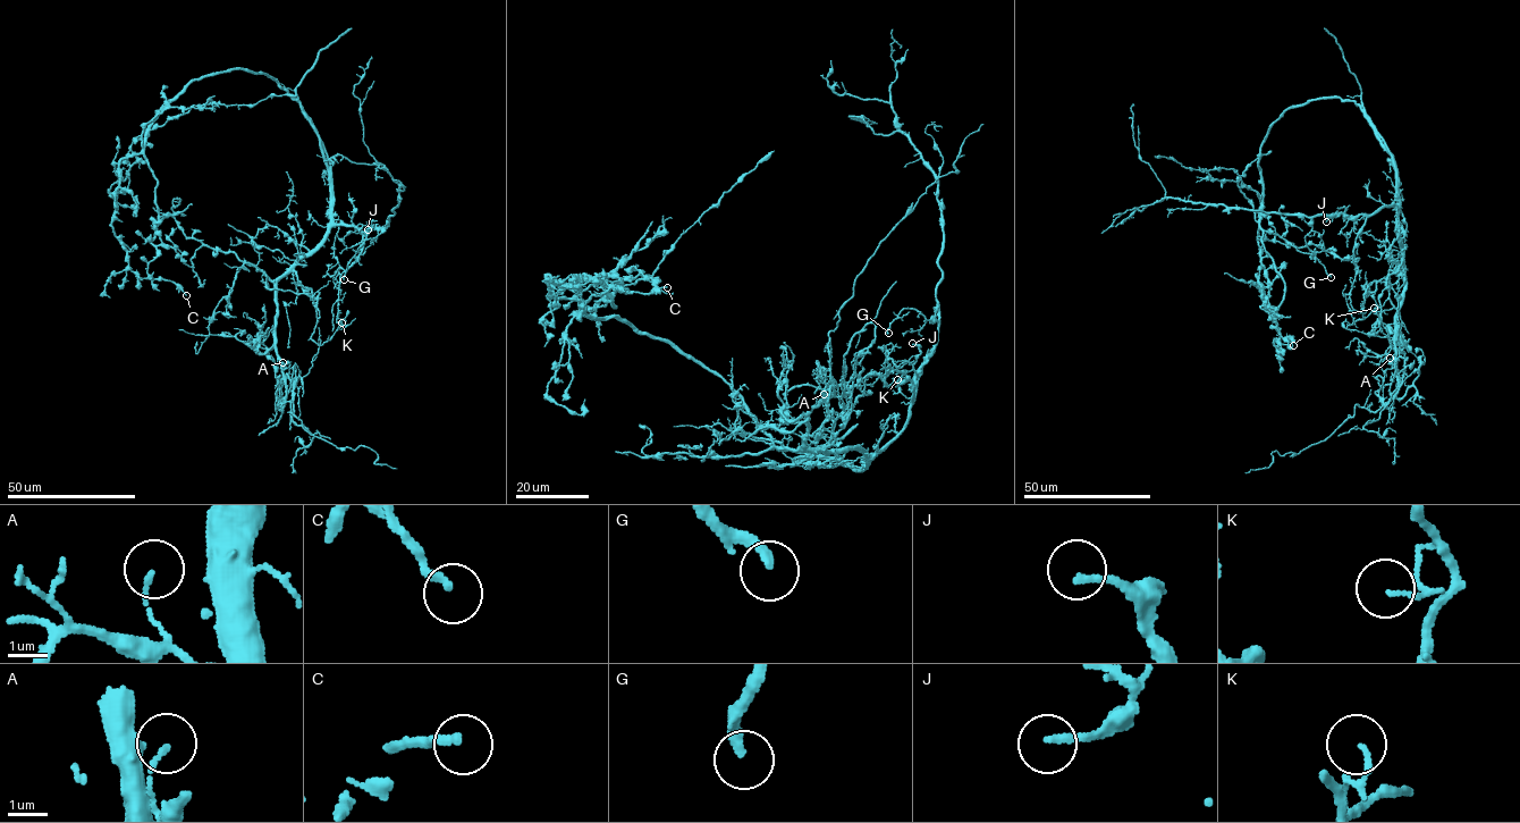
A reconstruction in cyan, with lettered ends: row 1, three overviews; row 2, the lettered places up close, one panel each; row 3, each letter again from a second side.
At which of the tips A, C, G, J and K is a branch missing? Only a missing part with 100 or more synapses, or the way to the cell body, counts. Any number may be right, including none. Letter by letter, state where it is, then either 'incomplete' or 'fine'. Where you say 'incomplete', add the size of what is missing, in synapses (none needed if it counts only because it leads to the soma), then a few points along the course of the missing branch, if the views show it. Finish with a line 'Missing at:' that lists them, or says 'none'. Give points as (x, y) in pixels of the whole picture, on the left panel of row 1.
A: at (283, 362); fine
C: at (186, 295); fine
G: at (344, 279); fine
J: at (368, 229); fine
K: at (342, 322); fine
Missing at: none

